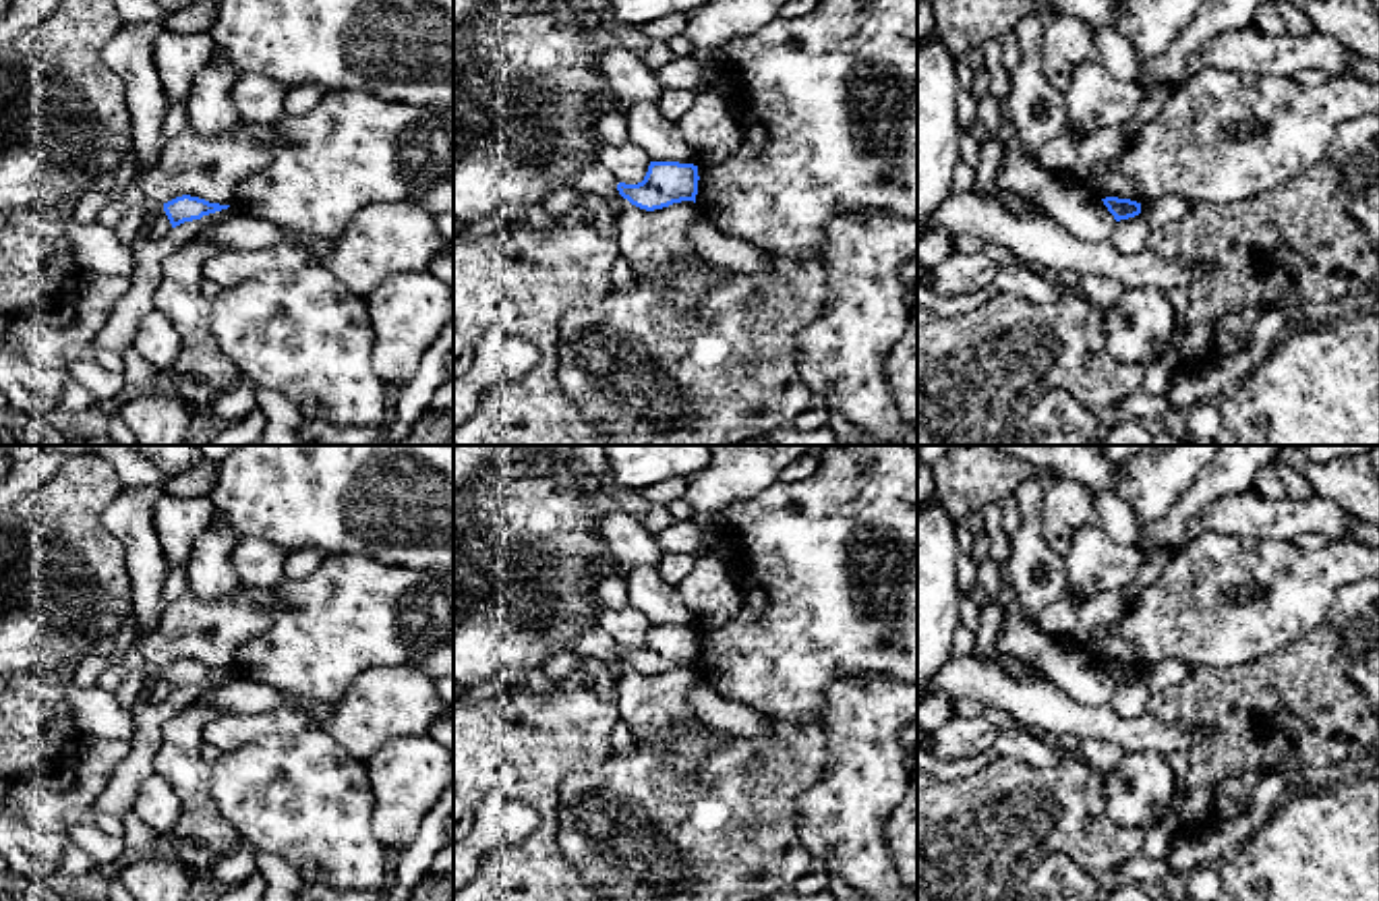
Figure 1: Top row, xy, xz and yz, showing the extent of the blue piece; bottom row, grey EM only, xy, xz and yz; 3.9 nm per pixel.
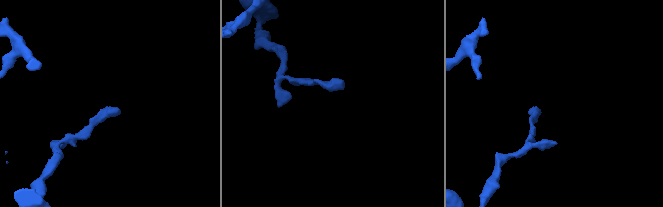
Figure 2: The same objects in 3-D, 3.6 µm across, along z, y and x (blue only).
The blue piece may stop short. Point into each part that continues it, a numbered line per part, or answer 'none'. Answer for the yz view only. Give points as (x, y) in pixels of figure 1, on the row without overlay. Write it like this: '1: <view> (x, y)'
none

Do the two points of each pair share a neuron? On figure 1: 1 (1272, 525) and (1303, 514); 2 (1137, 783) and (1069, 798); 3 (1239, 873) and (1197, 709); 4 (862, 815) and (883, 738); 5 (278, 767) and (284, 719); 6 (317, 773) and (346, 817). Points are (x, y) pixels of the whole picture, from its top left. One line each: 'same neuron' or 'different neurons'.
1: same neuron
2: different neurons
3: different neurons
4: same neuron
5: different neurons
6: same neuron

